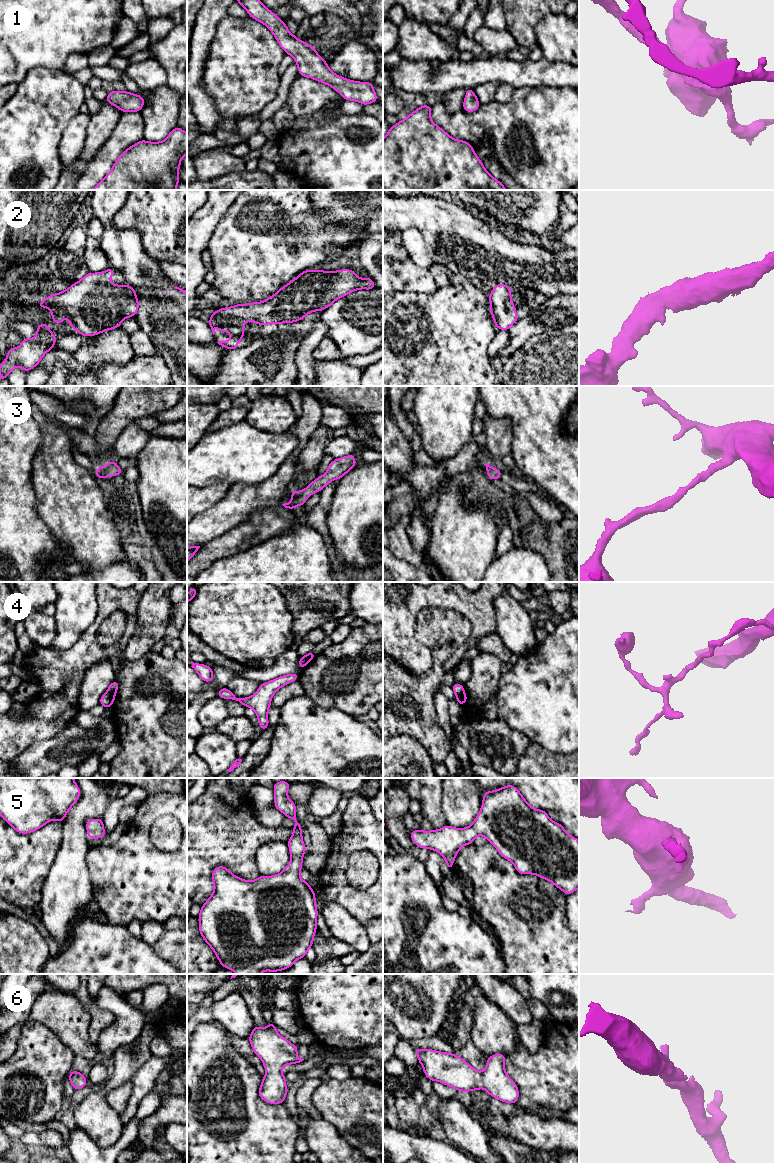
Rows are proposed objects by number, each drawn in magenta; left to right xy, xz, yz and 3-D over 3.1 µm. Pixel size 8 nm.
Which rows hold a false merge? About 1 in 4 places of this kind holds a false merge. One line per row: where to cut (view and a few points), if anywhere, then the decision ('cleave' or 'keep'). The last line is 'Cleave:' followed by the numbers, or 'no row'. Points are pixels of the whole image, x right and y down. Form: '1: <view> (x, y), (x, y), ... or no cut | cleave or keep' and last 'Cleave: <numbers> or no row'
1: no cut | keep
2: no cut | keep
3: no cut | keep
4: xy (106, 692), (114, 695) | cleave
5: no cut | keep
6: no cut | keep
Cleave: 4

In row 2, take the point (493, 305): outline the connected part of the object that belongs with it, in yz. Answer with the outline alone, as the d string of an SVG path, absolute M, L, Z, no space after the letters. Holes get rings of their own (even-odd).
M497 283L489 295L490 313L497 329L508 331L519 319L511 294L509 286Z

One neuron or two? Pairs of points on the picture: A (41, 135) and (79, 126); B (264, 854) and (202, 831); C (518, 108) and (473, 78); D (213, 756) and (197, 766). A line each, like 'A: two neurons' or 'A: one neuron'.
A: two neurons
B: two neurons
C: two neurons
D: two neurons

